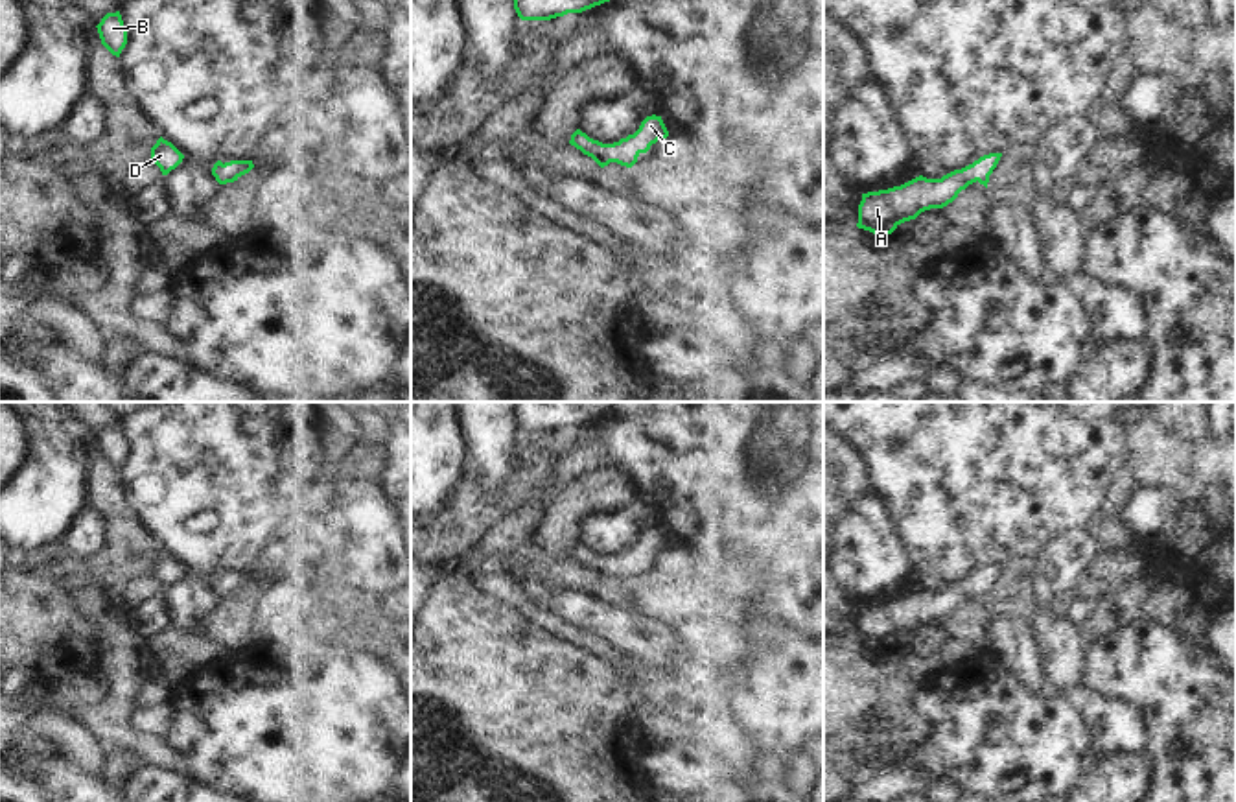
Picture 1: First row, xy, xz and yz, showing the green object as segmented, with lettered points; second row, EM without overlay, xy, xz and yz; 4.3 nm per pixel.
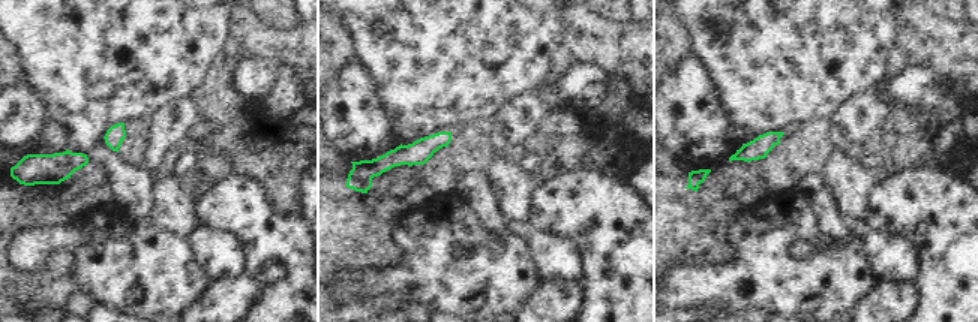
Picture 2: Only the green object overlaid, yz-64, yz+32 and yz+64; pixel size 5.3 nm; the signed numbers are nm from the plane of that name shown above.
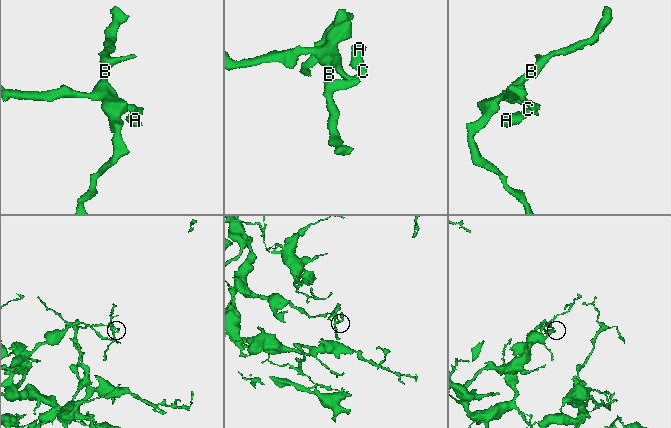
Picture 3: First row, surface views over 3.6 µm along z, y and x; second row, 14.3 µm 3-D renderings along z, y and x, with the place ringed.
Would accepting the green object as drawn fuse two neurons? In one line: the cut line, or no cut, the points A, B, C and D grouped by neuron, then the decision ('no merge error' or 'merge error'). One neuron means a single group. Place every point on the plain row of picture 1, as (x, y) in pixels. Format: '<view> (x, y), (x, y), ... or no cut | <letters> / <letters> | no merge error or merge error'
no cut | A B C D | no merge error

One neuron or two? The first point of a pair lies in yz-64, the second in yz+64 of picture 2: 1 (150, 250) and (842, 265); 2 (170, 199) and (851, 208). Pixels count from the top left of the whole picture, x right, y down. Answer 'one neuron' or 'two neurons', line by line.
1: one neuron
2: one neuron

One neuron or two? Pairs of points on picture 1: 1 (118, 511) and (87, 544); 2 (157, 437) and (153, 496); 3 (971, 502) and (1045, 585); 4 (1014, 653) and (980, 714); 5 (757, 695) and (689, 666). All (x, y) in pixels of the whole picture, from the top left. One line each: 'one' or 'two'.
1: two
2: one
3: two
4: two
5: two

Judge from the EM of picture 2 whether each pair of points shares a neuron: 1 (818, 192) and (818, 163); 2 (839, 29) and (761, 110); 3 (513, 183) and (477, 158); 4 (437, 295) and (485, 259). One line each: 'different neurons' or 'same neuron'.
1: different neurons
2: same neuron
3: different neurons
4: same neuron

